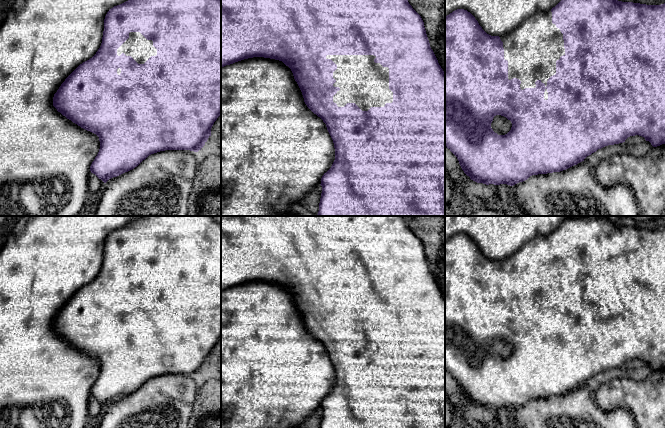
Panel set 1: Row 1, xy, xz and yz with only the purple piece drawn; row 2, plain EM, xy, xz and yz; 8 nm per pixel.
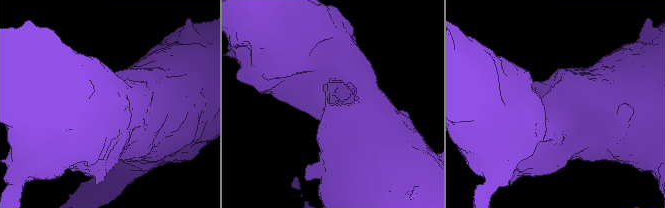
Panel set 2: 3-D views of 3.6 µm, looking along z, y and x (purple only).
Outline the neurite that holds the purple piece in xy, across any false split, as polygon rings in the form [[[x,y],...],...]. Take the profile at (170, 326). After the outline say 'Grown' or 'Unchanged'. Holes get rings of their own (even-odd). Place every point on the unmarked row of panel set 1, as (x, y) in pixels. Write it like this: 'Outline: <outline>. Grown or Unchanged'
Outline: [[[143,216],[111,232],[104,243],[102,267],[96,278],[80,288],[61,308],[53,330],[67,343],[99,361],[100,373],[90,390],[91,397],[106,407],[137,391],[149,379],[165,374],[198,376],[211,360],[211,352],[221,339],[221,225],[212,216]]]. Grown

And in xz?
Outline: [[[221,216],[221,291],[253,281],[279,284],[288,290],[302,316],[305,328],[326,348],[334,367],[335,384],[321,402],[319,428],[445,428],[445,296],[430,271],[421,240],[409,228],[403,216]]]. Grown

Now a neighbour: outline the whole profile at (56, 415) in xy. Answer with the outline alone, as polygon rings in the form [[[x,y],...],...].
[[[21,216],[14,224],[10,233],[0,242],[0,428],[87,428],[89,421],[88,402],[90,390],[100,373],[99,361],[87,355],[63,340],[53,330],[53,321],[65,303],[83,286],[92,282],[102,267],[104,243],[107,236],[114,230],[120,229],[144,216]]]

